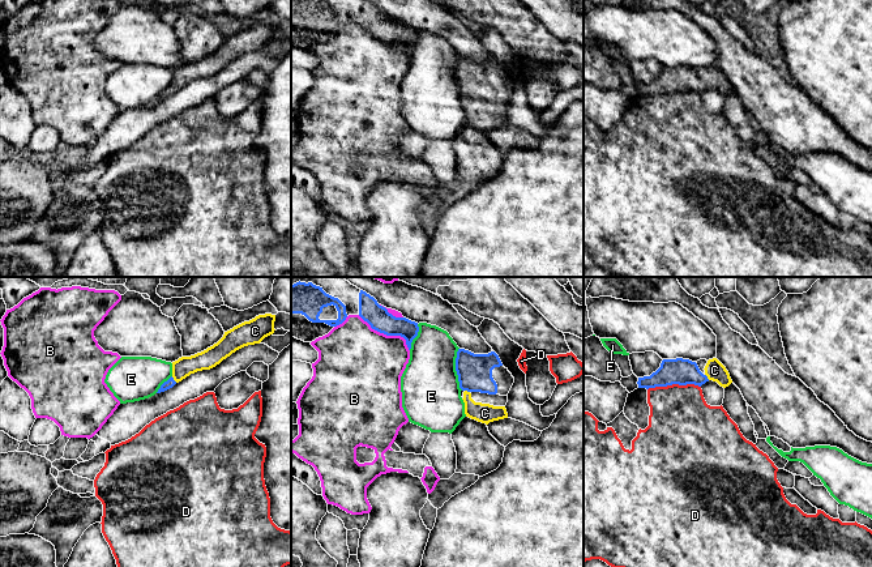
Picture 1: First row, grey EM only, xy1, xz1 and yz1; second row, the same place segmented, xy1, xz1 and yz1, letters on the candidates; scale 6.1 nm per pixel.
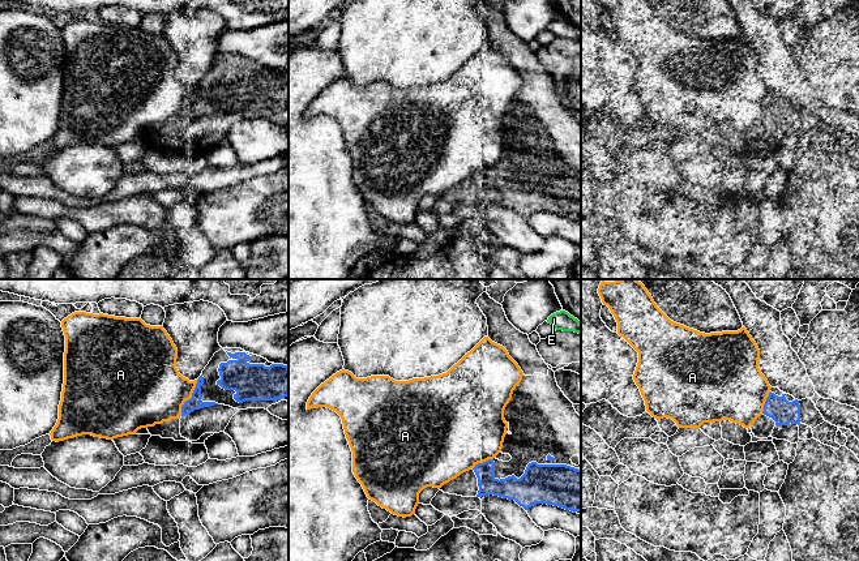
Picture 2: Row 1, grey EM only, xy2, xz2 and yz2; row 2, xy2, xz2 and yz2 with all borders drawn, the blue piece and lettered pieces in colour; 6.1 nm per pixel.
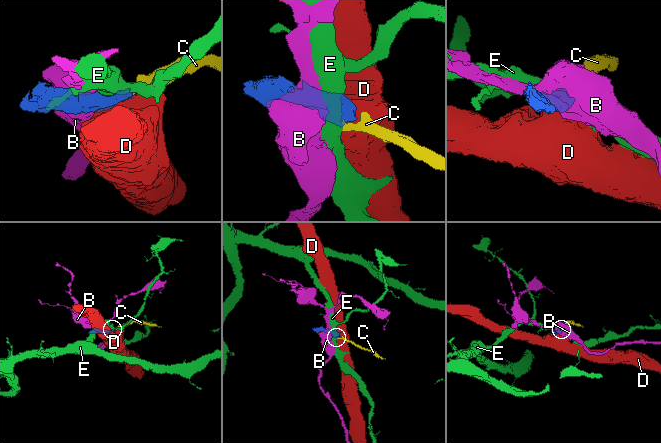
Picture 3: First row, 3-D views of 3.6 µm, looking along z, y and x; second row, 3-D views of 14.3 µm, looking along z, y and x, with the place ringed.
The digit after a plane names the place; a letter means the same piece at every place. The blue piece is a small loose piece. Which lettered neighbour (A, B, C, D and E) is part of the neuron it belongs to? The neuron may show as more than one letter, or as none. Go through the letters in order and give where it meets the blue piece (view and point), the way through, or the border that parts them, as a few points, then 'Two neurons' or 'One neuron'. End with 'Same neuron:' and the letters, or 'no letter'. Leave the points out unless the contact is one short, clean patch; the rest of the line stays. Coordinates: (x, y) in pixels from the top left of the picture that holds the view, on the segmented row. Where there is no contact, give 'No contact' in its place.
A: Touches blue at xy2 (191, 398). Two neurons
B: Touches blue at xz1 (387, 335). Two neurons
C: Touches blue at xy1 (172, 379). Path across: xy1 (170, 383), (172, 379), (187, 365), (206, 359). One neuron
D: Touches blue at yz1 (674, 383). Two neurons
E: Touches blue at xz1 (456, 369). Two neurons
Same neuron: C

